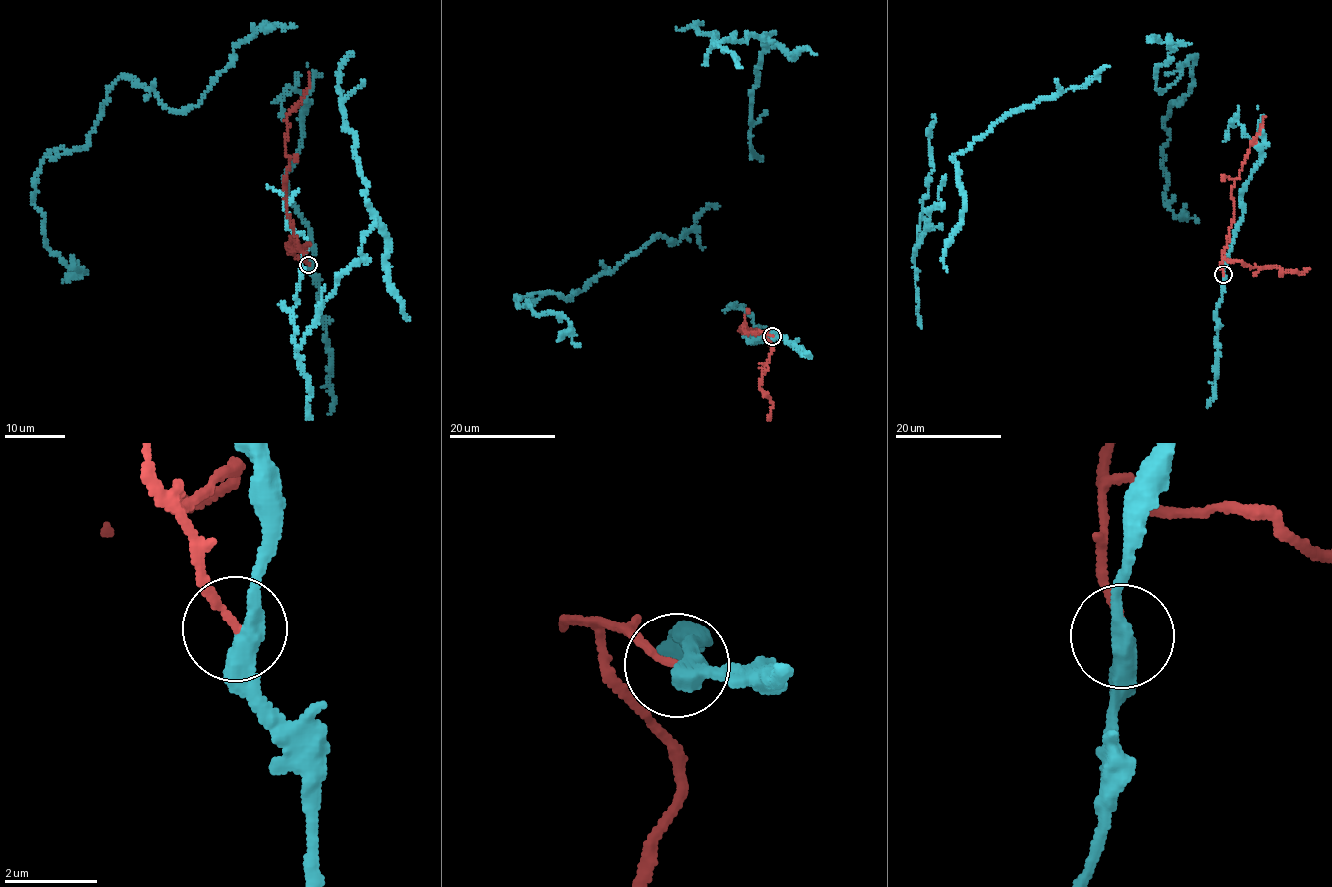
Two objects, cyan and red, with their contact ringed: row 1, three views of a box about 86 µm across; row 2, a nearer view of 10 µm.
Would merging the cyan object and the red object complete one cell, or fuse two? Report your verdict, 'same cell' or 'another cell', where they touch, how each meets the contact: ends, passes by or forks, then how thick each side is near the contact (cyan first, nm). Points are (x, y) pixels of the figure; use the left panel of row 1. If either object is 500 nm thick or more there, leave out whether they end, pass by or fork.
another cell | (308, 265) | cyan passes by | red ends | 400/150 nm

